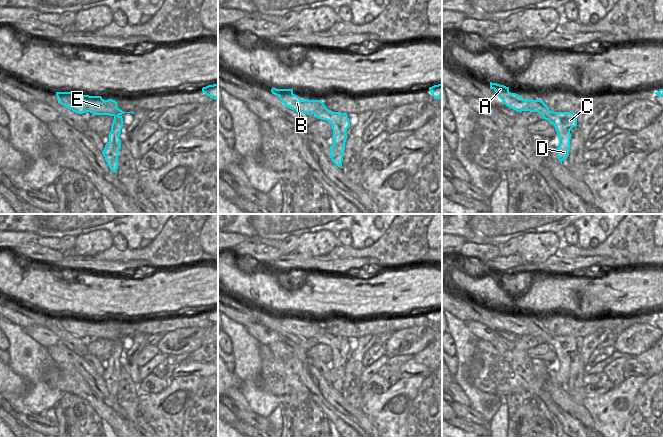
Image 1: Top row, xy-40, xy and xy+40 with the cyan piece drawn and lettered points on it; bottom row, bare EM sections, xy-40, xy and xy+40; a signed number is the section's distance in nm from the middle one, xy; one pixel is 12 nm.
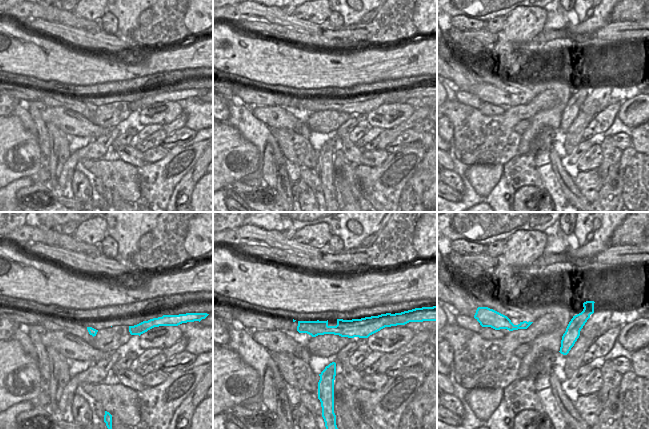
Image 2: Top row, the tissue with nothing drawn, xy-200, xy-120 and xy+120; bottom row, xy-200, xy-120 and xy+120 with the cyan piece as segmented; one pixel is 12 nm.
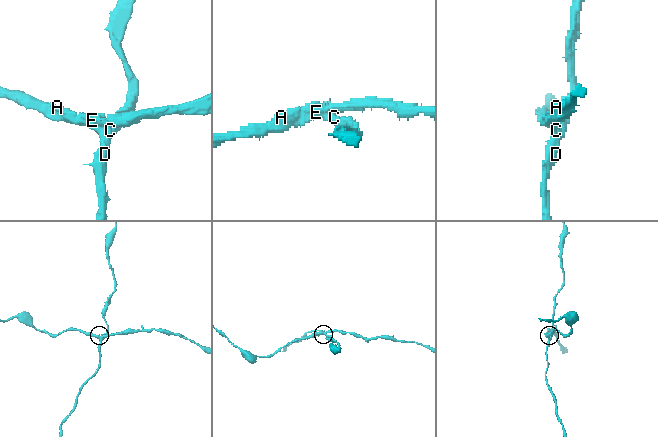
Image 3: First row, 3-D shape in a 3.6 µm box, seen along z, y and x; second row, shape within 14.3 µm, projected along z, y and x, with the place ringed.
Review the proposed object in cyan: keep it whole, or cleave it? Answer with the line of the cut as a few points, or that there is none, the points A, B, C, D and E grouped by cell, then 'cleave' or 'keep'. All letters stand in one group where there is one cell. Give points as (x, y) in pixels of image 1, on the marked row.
xy (327, 109), (315, 110), (312, 113) | A B E / C D | cleave

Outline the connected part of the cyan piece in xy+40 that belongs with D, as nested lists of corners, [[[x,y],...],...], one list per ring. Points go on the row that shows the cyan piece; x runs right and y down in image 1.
[[[545,109],[538,113],[542,115],[542,119],[548,120],[555,127],[559,136],[559,147],[556,148],[557,156],[562,164],[562,161],[567,159],[569,155],[570,139],[572,136],[570,130],[577,126],[578,115],[571,112],[553,112]]]

